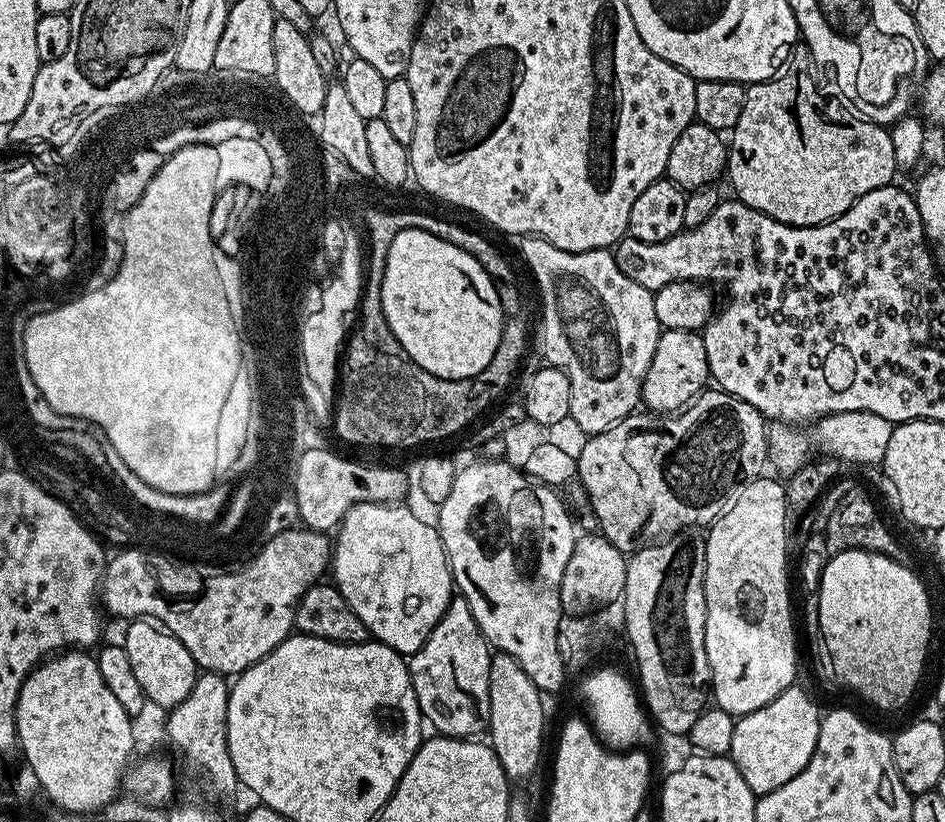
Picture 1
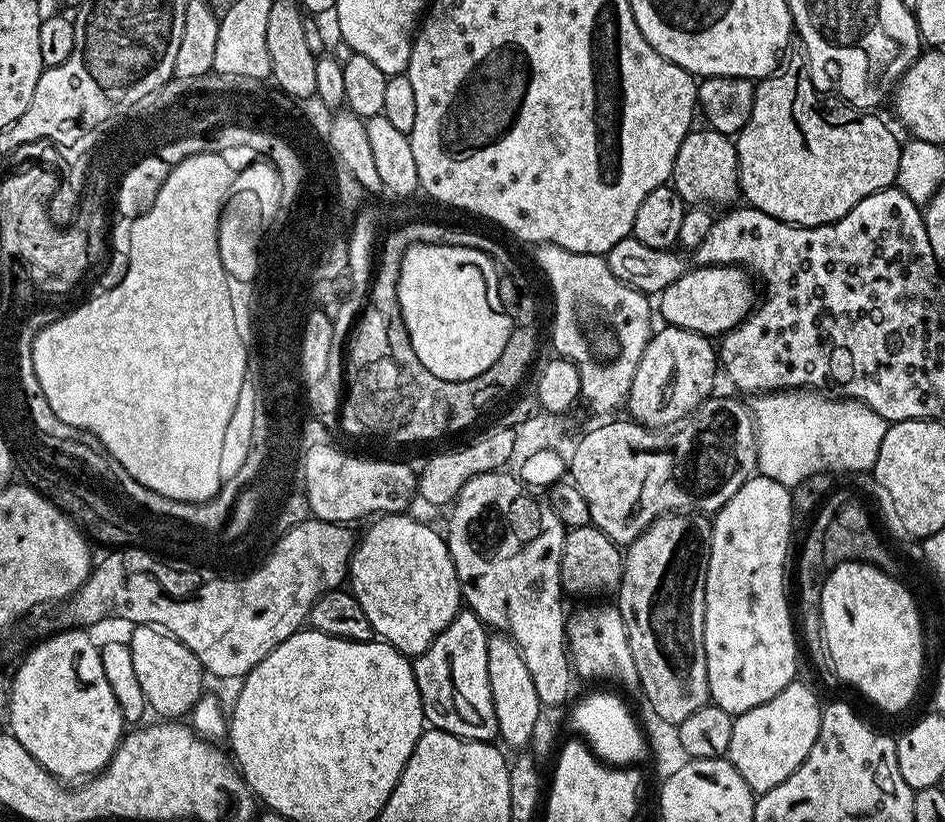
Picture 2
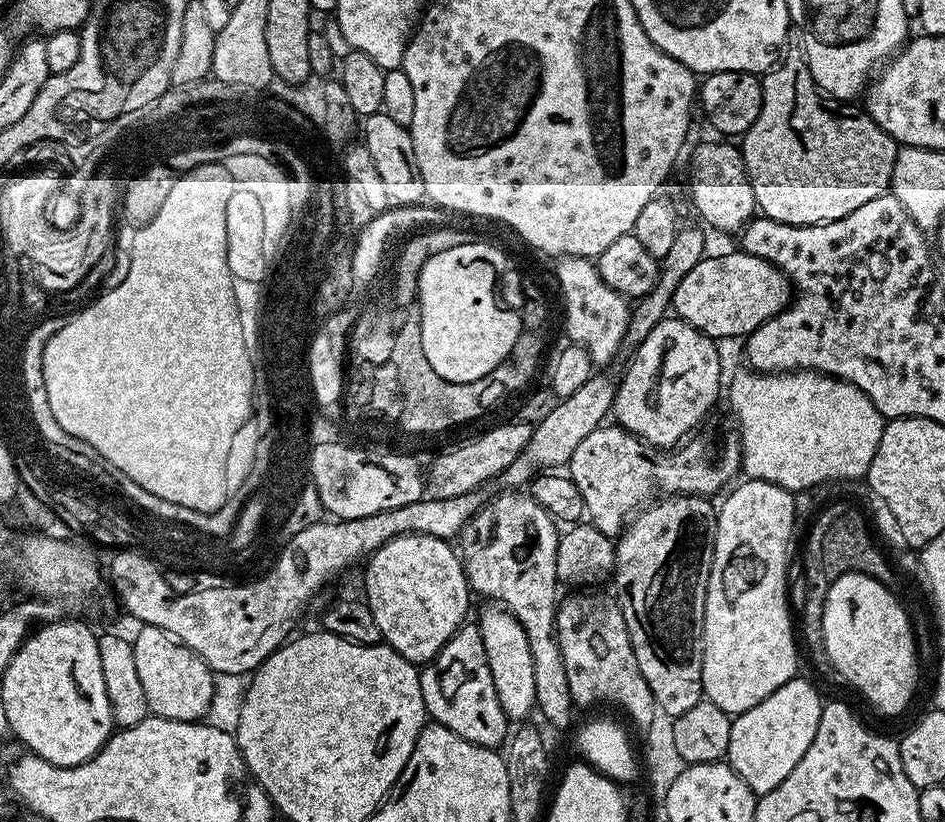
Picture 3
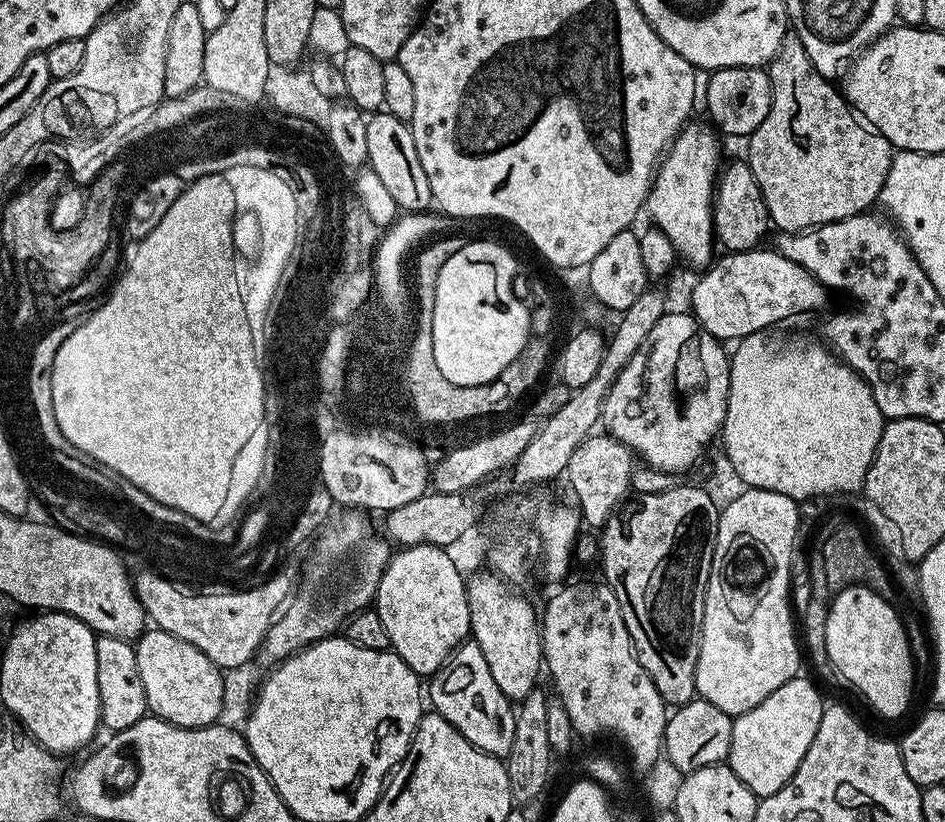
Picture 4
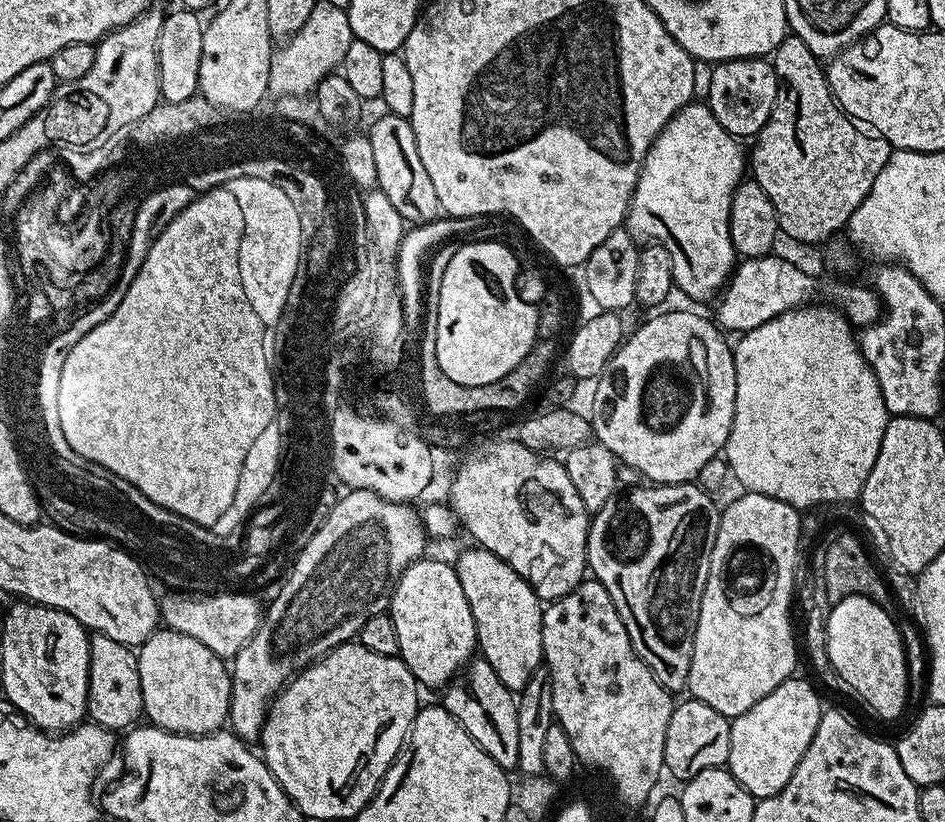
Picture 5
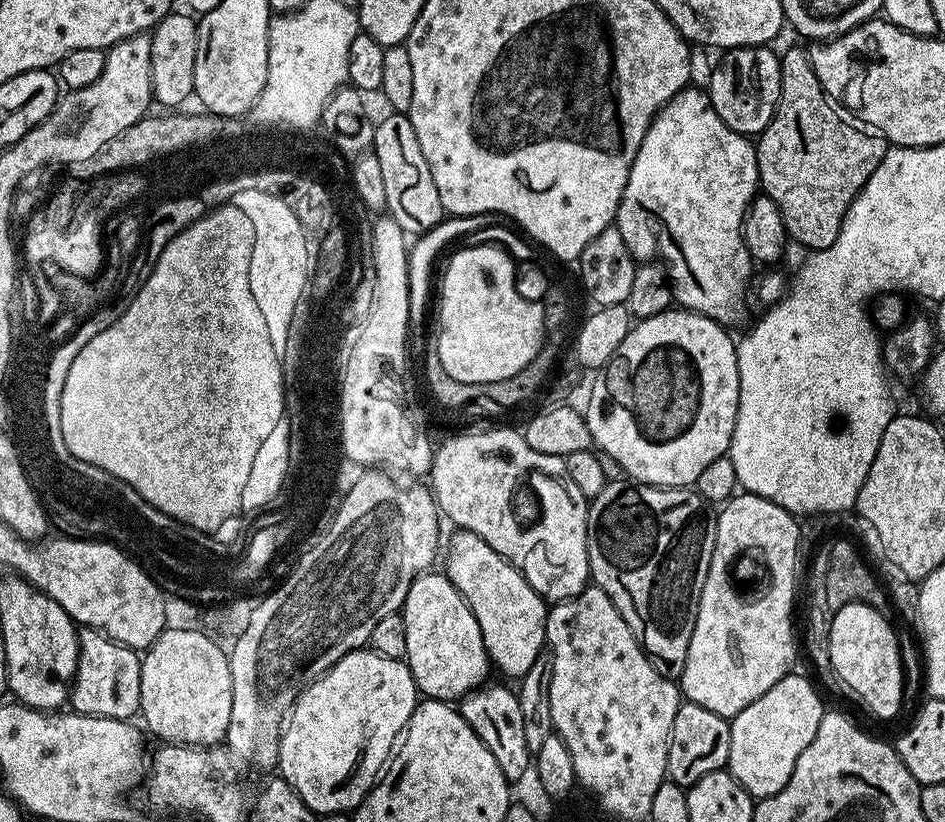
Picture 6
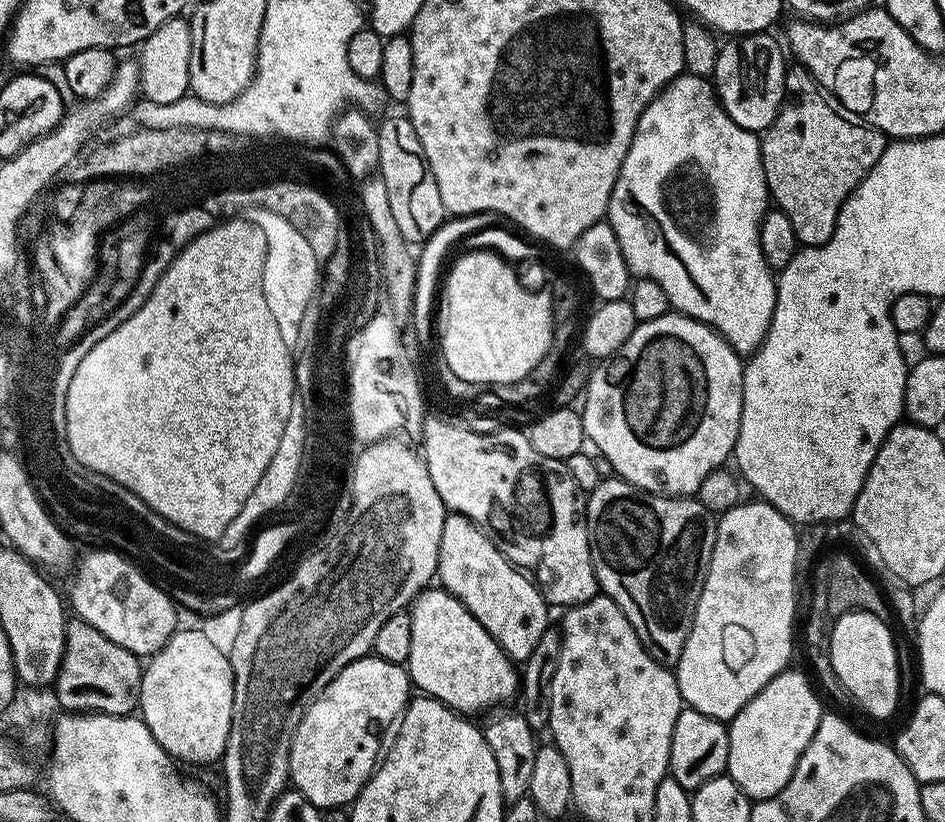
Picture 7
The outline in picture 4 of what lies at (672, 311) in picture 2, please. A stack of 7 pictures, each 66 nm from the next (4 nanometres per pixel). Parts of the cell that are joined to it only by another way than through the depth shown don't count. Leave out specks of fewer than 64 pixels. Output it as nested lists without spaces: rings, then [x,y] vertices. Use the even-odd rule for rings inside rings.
[[[762,249],[725,253],[699,275],[692,290],[691,313],[721,342],[736,342],[752,333],[767,331],[792,316],[820,310],[828,302],[829,289],[809,271],[777,249]]]

